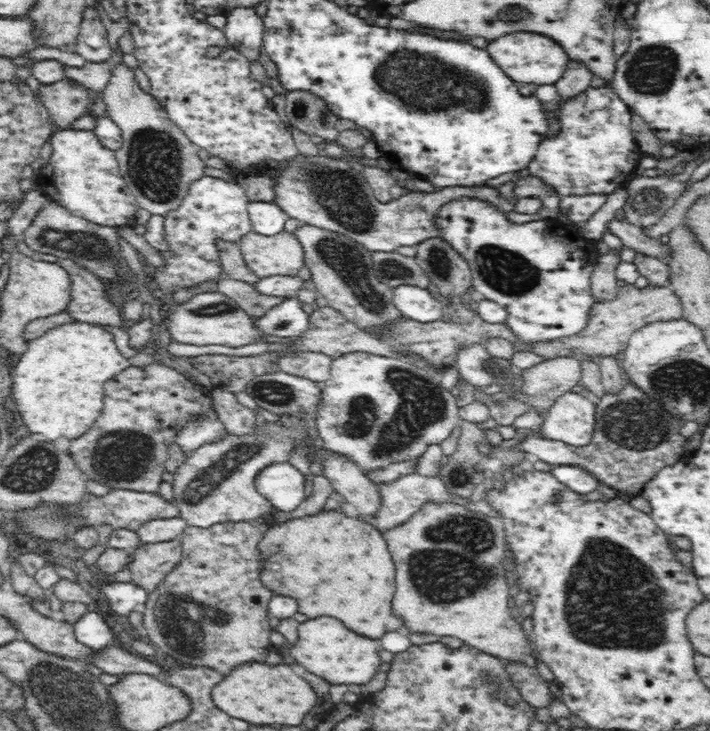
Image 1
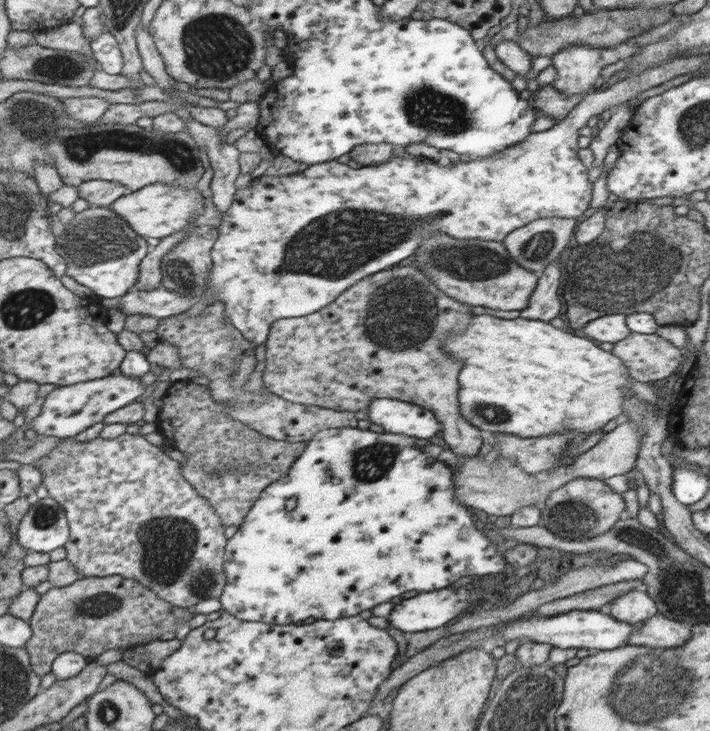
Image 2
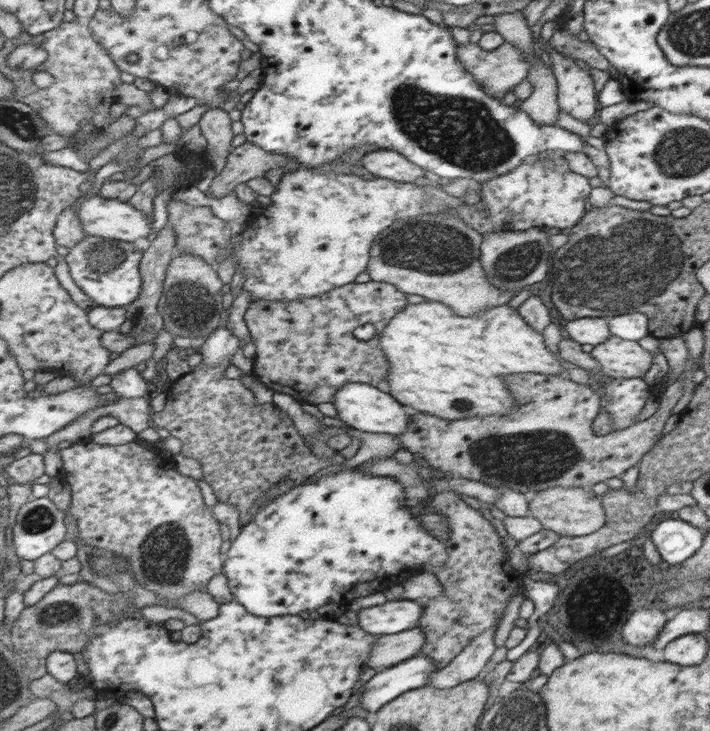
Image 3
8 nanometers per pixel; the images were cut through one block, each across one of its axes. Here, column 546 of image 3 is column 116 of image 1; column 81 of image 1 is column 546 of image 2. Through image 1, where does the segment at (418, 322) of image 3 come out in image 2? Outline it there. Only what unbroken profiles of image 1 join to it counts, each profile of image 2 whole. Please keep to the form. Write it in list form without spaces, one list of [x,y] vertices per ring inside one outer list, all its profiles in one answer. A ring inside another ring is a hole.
[[[487,314],[475,315],[470,319],[470,322],[473,322],[473,320],[475,320],[475,324],[467,324],[467,326],[471,326],[471,328],[467,328],[467,332],[455,334],[455,336],[451,336],[451,340],[447,340],[447,350],[463,360],[463,400],[459,402],[458,398],[460,413],[471,425],[474,425],[479,430],[489,430],[489,434],[505,433],[515,435],[519,436],[519,438],[535,438],[535,436],[549,436],[549,434],[563,434],[563,432],[575,432],[575,435],[589,434],[589,432],[602,429],[610,420],[617,420],[621,417],[624,414],[624,408],[622,408],[623,400],[627,396],[631,396],[631,394],[635,398],[641,398],[641,402],[645,402],[648,406],[653,406],[657,402],[655,383],[643,383],[632,380],[628,376],[626,366],[622,364],[618,356],[611,352],[605,352],[591,338],[567,333],[565,330],[555,328],[542,320],[527,320],[521,317],[509,320]]]

